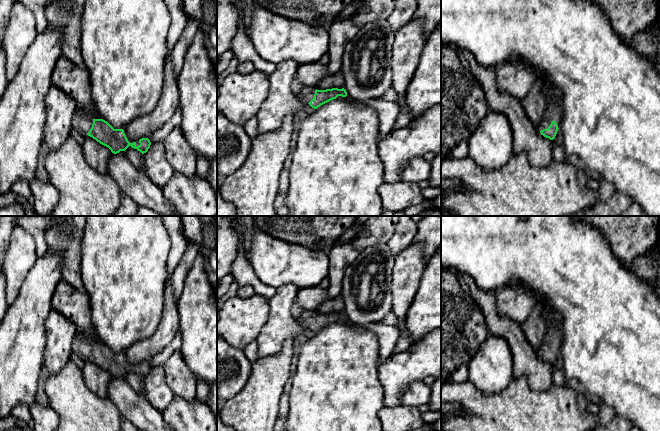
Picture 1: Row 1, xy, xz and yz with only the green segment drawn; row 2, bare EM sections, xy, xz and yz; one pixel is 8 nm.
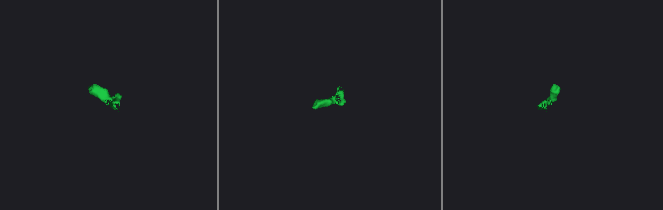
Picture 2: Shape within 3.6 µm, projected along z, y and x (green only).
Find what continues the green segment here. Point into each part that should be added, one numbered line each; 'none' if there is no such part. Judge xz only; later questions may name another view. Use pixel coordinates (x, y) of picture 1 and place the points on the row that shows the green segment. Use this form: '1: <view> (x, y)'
1: xz (307, 94)

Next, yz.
1: yz (545, 123)

